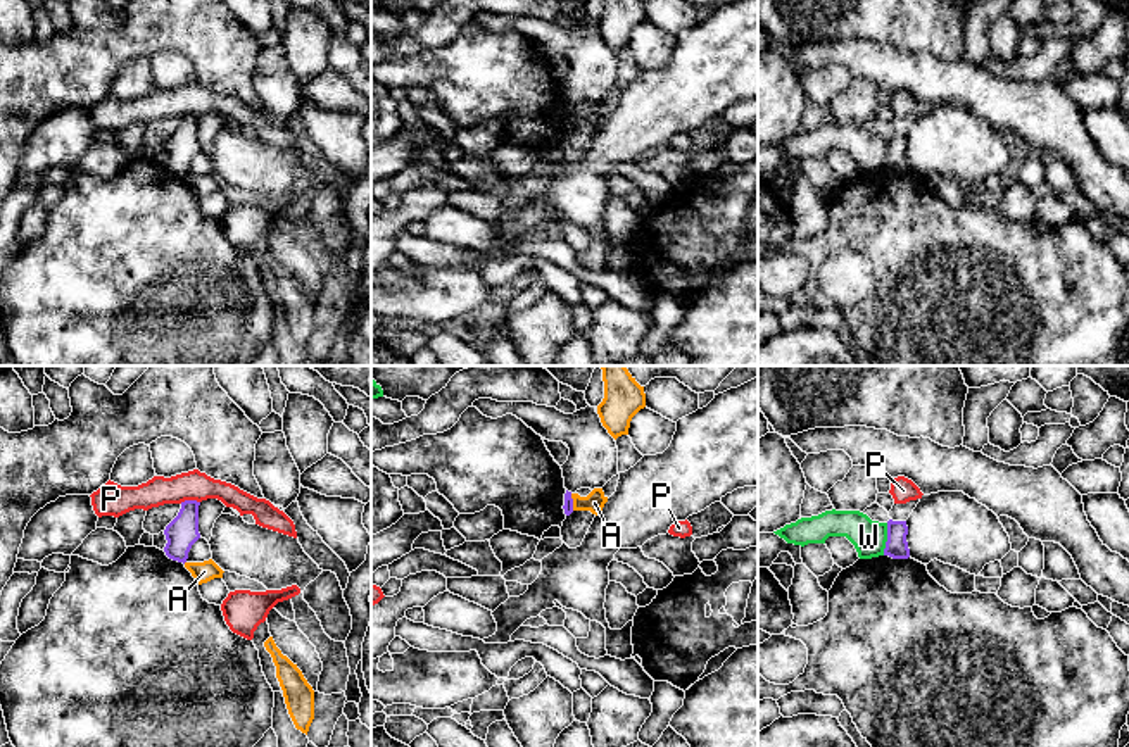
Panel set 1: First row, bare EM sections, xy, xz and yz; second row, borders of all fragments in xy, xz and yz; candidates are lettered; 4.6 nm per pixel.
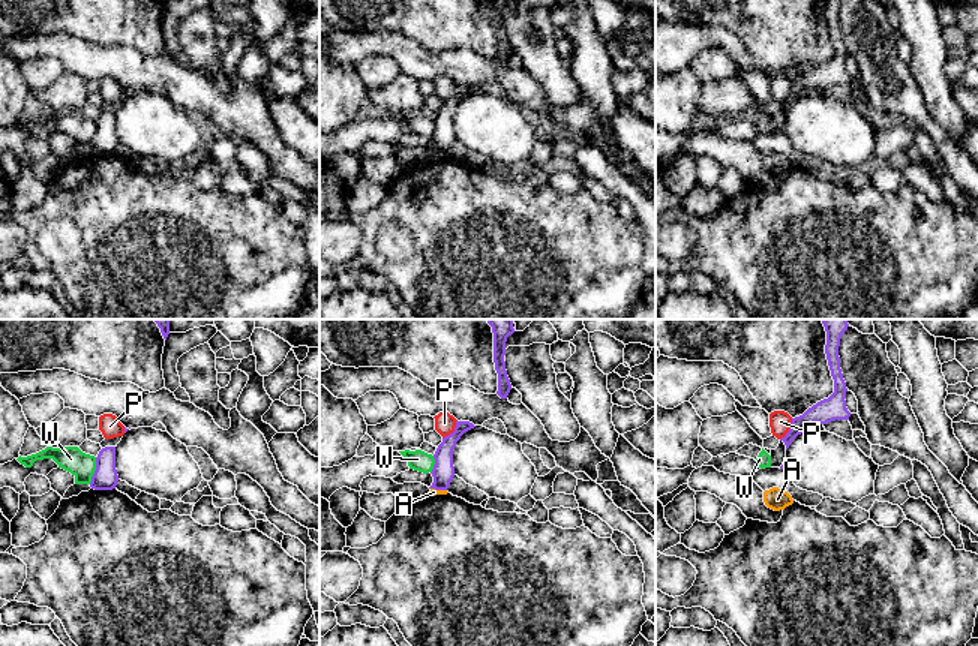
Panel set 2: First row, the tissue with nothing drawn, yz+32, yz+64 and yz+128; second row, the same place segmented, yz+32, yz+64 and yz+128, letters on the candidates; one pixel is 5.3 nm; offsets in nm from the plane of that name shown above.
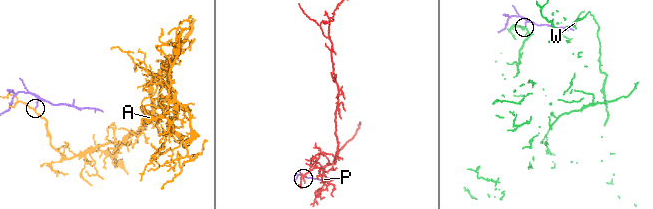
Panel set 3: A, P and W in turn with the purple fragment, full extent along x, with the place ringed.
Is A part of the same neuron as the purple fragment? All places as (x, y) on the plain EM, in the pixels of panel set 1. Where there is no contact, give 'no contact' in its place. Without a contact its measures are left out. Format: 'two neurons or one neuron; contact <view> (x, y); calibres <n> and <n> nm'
two neurons; contact xz (572, 116); calibres 50 and 90 nm

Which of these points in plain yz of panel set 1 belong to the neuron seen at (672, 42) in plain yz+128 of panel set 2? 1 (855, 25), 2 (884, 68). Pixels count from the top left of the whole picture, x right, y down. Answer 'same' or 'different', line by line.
1: different
2: same

